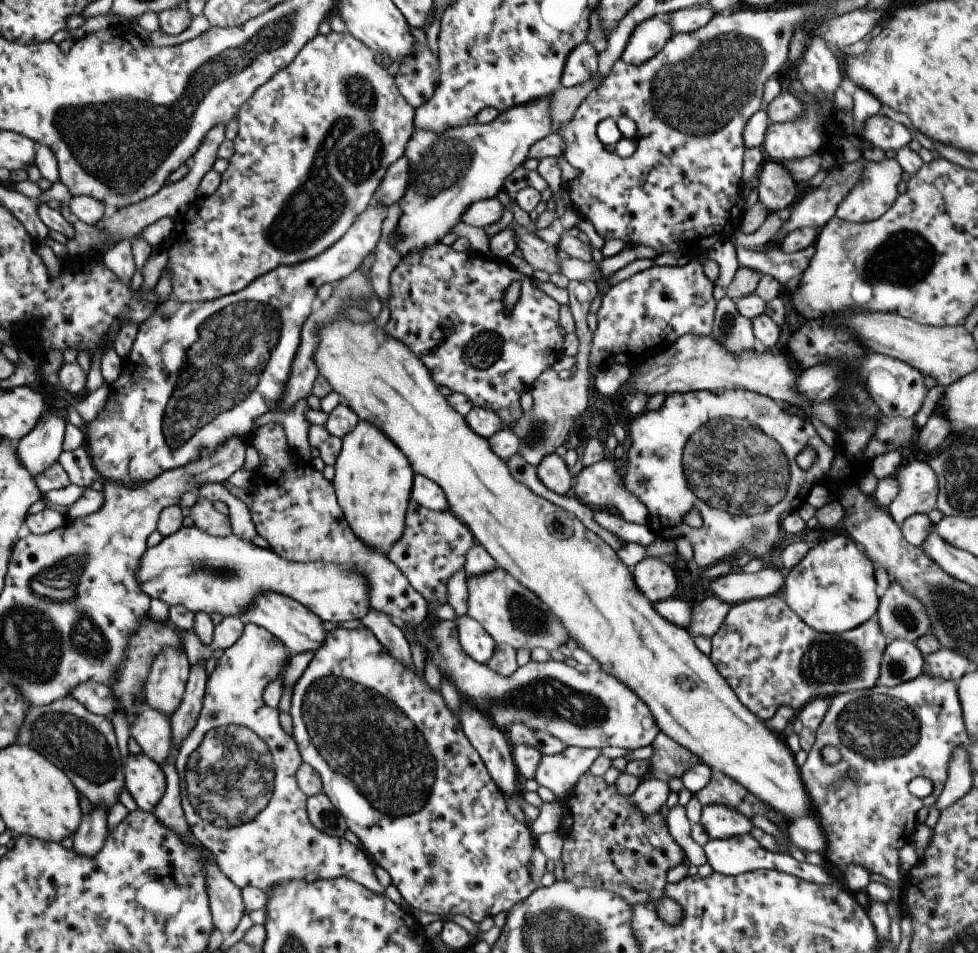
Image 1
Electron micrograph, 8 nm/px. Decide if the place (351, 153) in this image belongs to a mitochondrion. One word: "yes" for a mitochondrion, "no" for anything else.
yes

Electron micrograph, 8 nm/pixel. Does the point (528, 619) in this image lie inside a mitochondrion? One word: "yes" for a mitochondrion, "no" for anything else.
yes

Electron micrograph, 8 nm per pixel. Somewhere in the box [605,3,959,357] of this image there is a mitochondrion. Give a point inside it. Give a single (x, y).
(700, 93)

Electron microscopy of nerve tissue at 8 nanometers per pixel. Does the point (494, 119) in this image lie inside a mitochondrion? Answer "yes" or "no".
no

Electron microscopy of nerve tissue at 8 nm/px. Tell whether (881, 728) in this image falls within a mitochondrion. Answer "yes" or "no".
yes

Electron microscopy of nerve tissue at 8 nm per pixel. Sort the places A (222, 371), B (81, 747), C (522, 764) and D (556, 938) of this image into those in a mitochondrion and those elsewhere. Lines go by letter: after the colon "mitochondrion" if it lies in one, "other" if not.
A: mitochondrion
B: mitochondrion
C: other
D: mitochondrion

